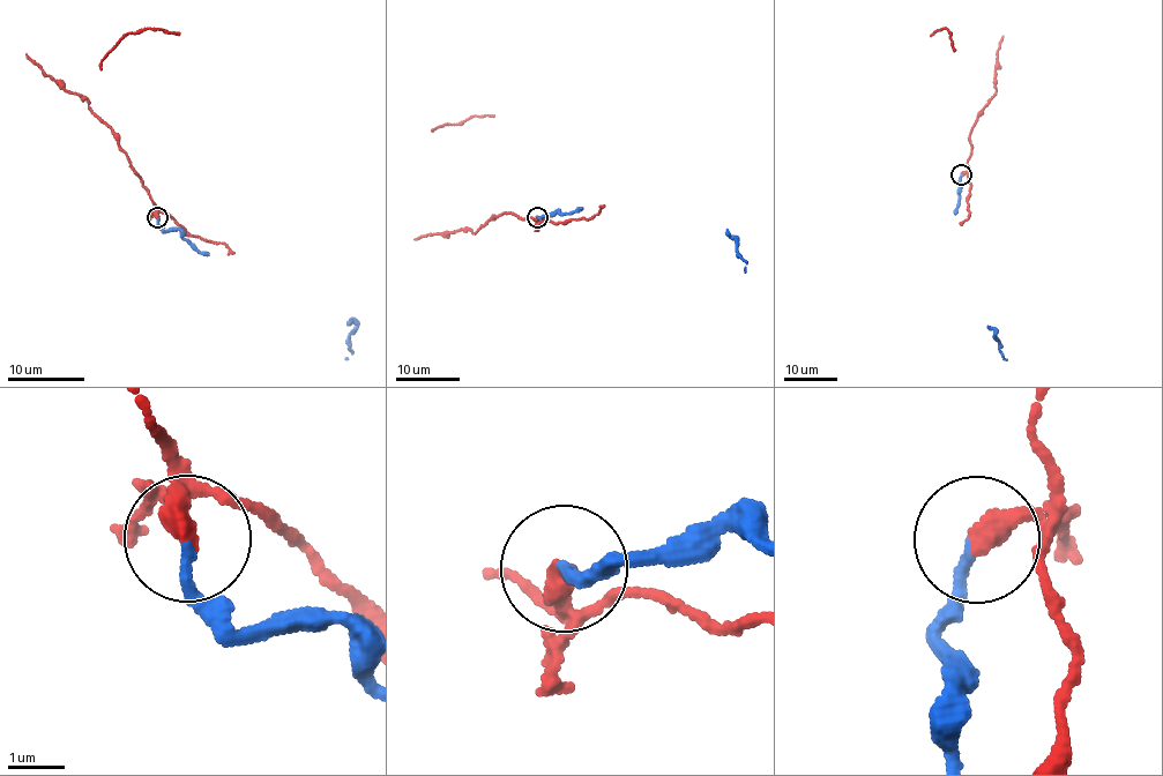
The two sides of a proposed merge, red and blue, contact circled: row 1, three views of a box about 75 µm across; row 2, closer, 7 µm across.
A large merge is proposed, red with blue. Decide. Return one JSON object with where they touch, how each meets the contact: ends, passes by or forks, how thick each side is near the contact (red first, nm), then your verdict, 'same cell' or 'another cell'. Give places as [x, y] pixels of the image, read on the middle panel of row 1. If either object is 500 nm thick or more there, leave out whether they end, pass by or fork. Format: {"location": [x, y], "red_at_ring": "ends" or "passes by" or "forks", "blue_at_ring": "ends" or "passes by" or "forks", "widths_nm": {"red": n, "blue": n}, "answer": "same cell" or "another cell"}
{"location": [537, 217], "red_at_ring": "ends", "blue_at_ring": "ends", "widths_nm": {"red": 400, "blue": 160}, "answer": "another cell"}

